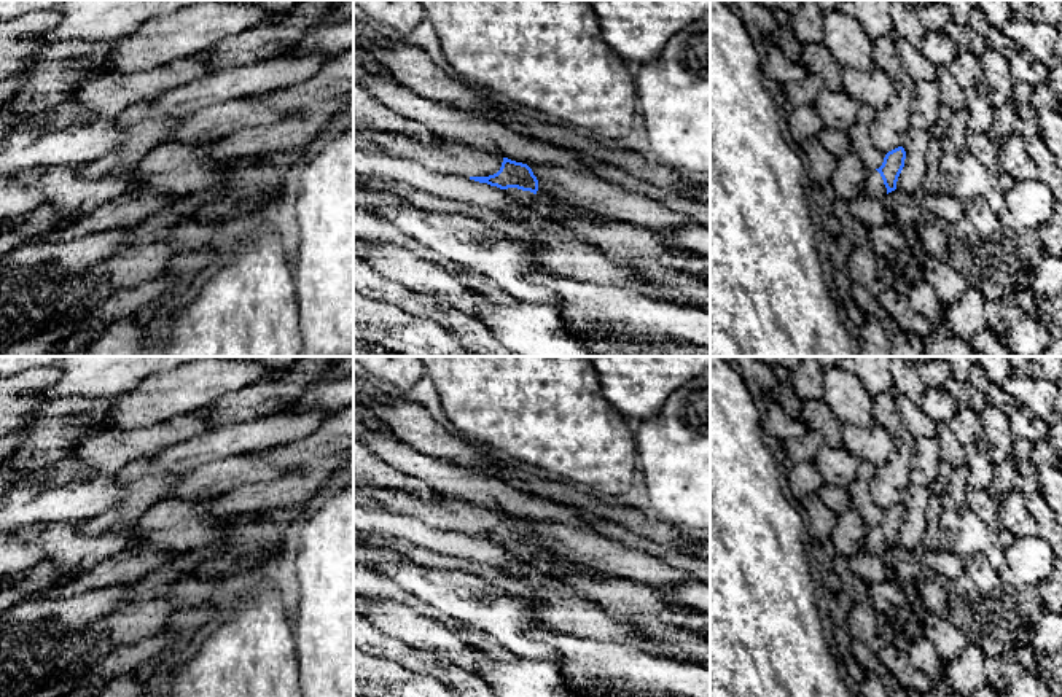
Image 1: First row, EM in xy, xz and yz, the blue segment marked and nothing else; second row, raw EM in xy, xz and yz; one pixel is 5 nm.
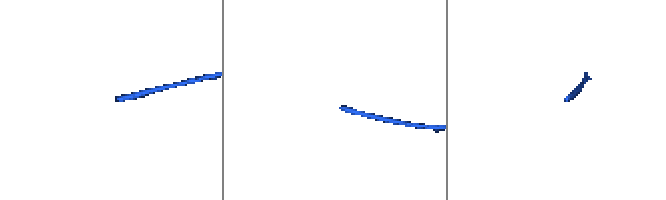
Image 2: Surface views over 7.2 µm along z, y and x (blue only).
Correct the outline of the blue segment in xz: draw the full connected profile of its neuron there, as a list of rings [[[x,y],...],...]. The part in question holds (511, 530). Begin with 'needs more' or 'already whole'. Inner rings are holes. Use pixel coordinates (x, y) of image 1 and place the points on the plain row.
needs more | [[[353,477],[353,495],[441,530],[462,532],[500,546],[538,547],[538,536],[527,520],[479,509],[460,500],[439,496],[438,501],[424,503],[401,489],[387,489],[361,477]]]

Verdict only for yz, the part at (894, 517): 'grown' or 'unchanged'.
grown

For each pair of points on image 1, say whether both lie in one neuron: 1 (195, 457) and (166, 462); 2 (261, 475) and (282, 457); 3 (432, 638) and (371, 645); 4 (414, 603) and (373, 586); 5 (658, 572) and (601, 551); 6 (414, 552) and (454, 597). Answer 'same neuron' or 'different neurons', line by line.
1: same neuron
2: different neurons
3: different neurons
4: same neuron
5: same neuron
6: different neurons

